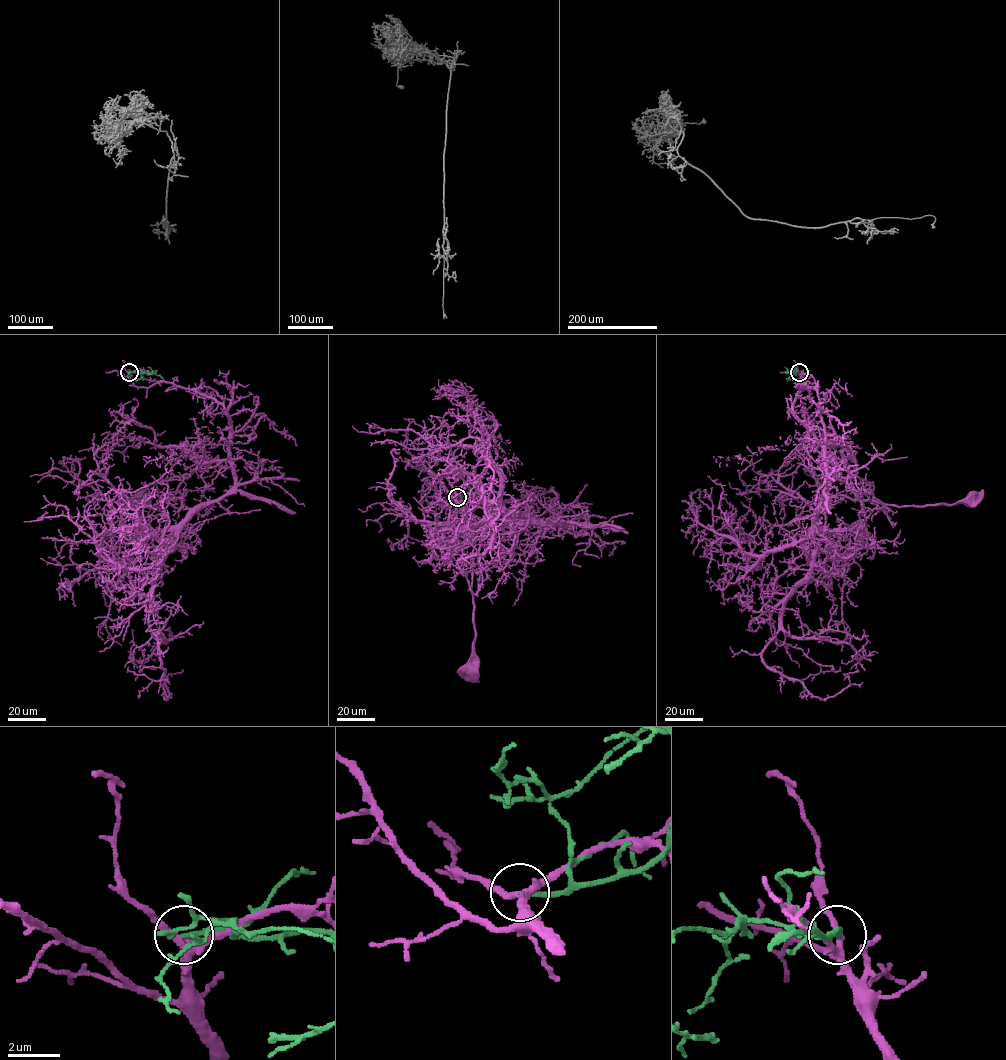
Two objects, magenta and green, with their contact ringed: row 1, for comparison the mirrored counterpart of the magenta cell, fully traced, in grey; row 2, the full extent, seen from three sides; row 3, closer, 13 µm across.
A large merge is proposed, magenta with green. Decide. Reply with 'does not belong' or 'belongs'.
does not belong

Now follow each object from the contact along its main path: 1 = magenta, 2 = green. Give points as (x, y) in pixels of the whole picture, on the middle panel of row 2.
1: (457, 497), (478, 504), (518, 501), (553, 491), (563, 526), (540, 523), (507, 512)
2: (457, 497), (490, 489)

